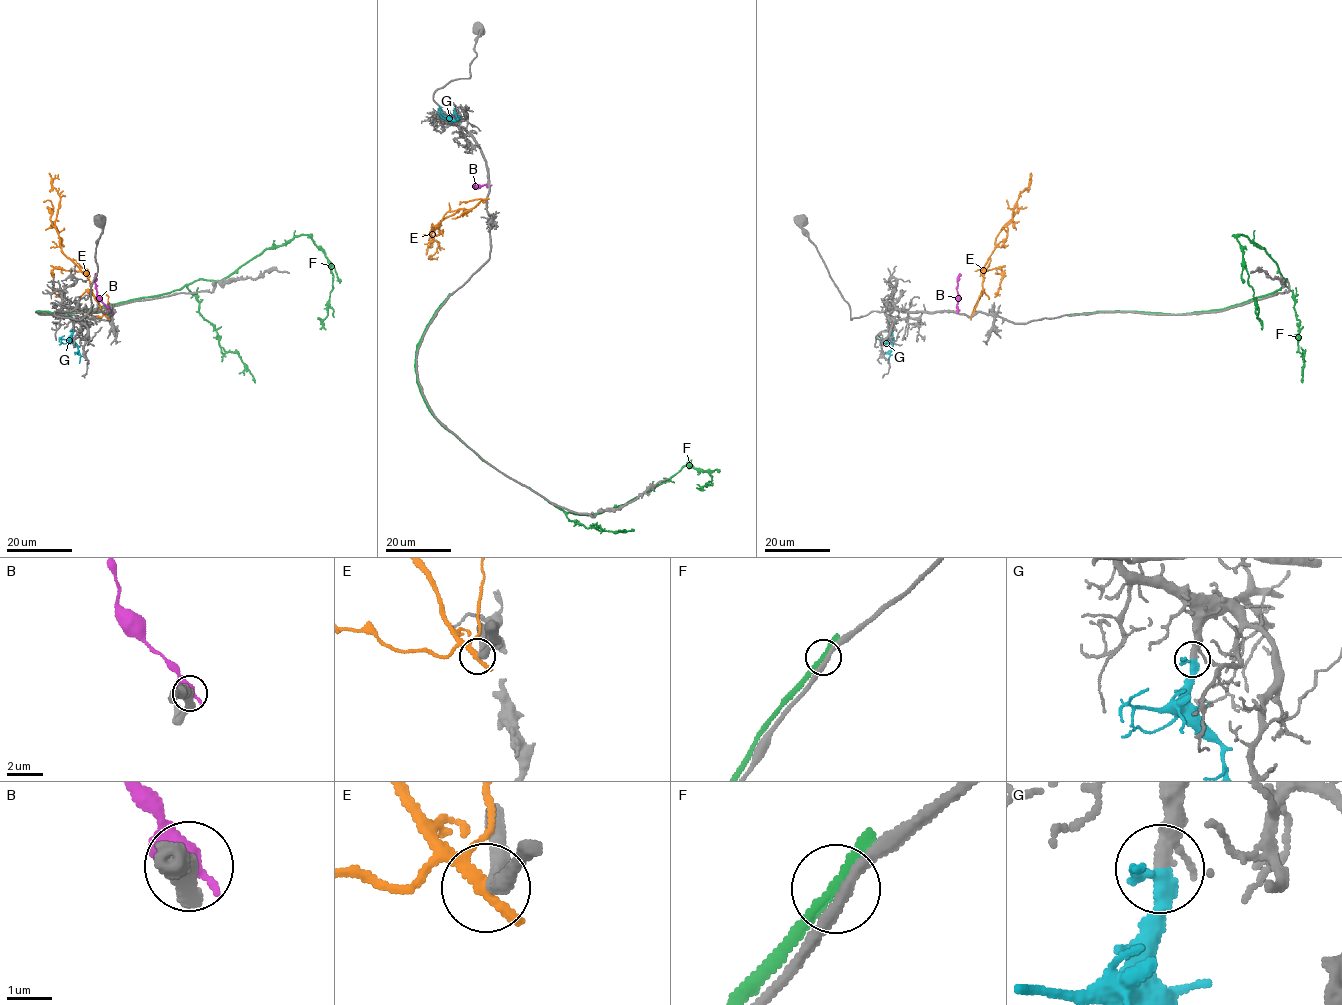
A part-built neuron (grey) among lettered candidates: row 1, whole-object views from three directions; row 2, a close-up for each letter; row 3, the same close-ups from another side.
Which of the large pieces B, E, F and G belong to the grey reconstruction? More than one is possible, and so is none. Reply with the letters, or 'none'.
G

